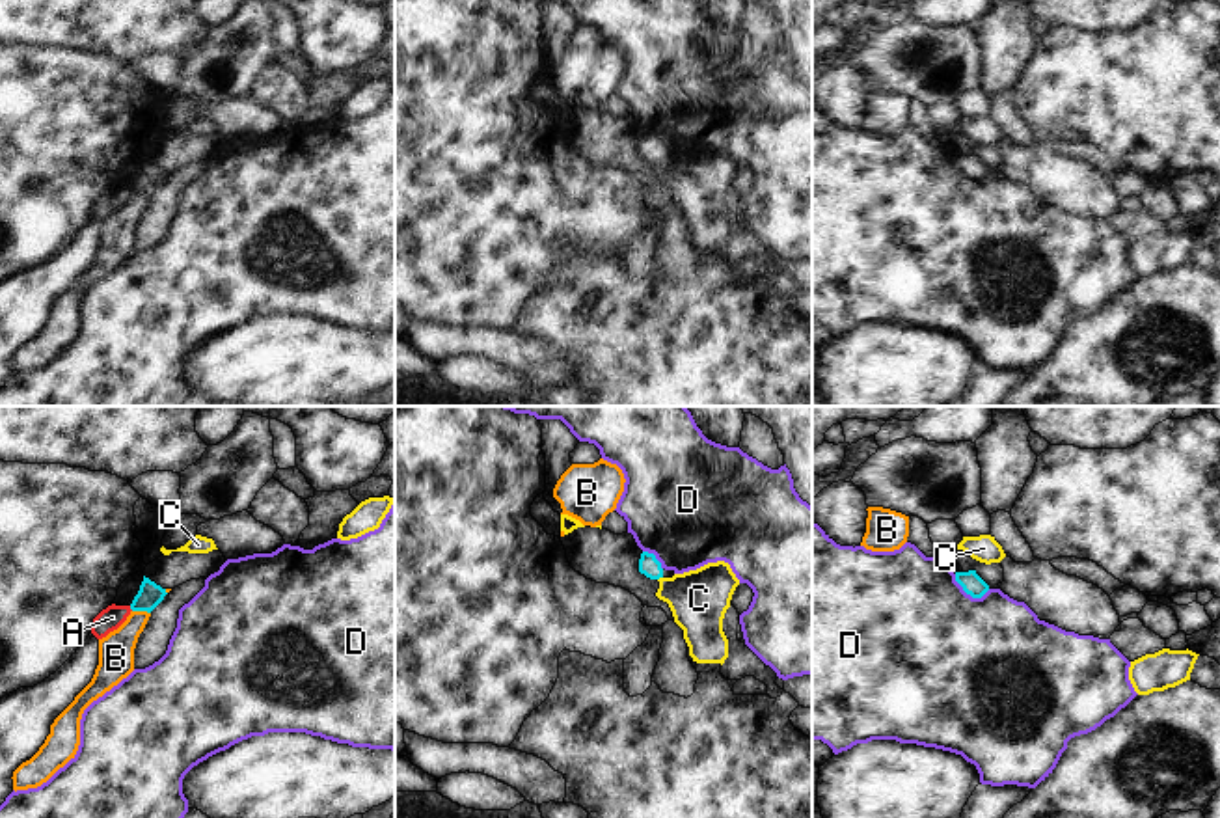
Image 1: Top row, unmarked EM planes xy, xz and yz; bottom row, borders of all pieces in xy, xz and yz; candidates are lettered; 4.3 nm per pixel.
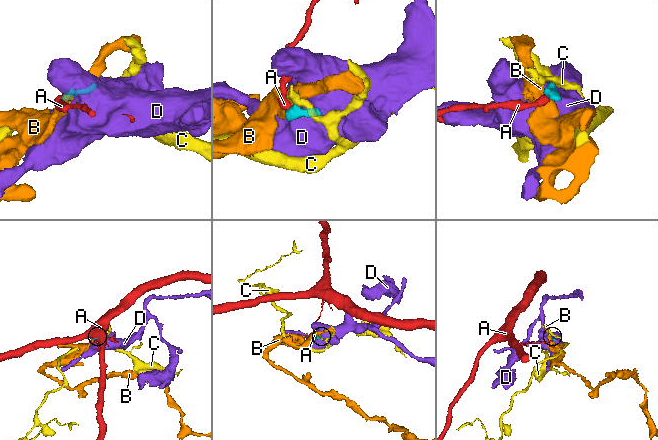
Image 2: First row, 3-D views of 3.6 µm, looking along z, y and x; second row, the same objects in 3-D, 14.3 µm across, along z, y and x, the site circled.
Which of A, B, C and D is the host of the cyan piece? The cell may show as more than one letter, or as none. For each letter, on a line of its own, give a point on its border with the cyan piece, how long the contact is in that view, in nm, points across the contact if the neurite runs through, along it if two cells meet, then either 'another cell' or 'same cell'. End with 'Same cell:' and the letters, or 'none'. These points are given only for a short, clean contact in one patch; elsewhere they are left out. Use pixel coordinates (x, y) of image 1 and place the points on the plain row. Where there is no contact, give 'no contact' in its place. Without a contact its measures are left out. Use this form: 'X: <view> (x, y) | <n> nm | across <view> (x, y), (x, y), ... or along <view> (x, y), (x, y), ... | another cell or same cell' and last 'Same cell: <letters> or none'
A: xy (131, 190) | 30 nm | along xy (129, 189), (133, 192) | another cell
B: xy (142, 192) | 80 nm | along xy (133, 192), (149, 196) | another cell
C: xz (660, 159) | 30 nm | along xz (662, 159), (658, 163) | another cell
D: yz (969, 176) | 170 nm | another cell
Same cell: none

